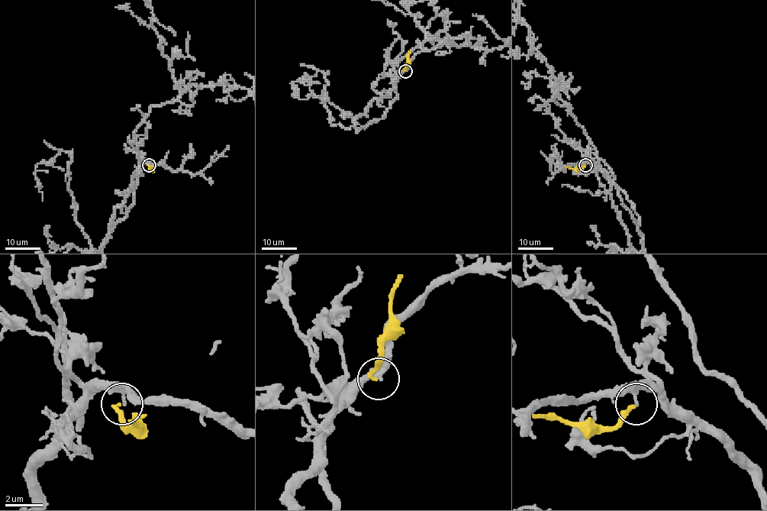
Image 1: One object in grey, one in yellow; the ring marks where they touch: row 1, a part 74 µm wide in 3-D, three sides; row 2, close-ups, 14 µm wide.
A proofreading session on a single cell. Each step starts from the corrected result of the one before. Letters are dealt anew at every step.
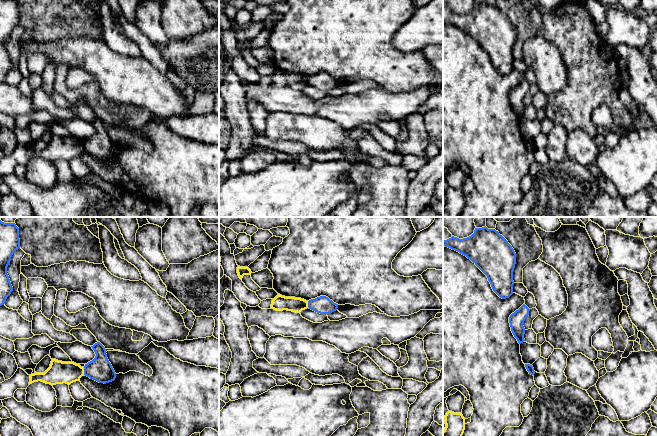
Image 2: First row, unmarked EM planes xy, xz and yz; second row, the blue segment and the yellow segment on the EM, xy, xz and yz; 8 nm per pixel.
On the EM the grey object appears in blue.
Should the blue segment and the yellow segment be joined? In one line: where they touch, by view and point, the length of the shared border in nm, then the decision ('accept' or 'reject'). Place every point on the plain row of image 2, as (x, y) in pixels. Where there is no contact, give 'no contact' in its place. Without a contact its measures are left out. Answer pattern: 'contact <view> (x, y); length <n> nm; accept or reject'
contact xy (84, 147); length 60 nm; reject

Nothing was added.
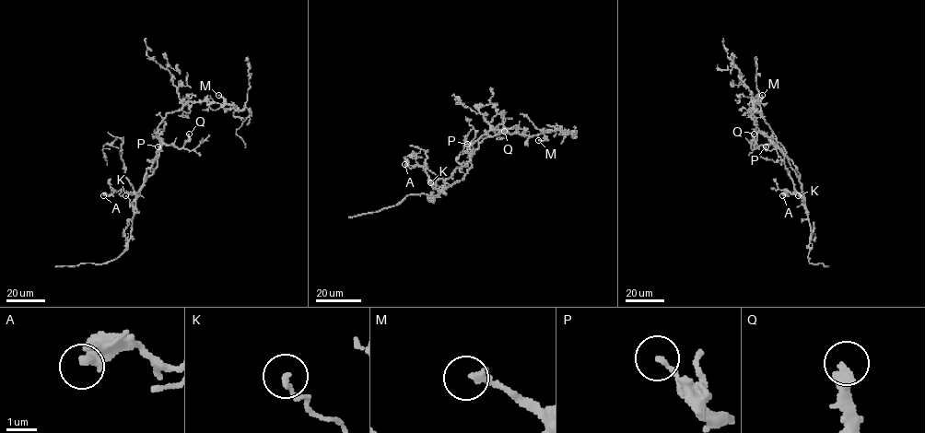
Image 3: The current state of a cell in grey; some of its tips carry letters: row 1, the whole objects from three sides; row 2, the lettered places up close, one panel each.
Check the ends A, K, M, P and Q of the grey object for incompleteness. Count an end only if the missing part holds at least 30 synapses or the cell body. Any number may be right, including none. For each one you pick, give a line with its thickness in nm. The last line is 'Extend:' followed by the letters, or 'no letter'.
Q: Thickness 320 nm
Extend: Q

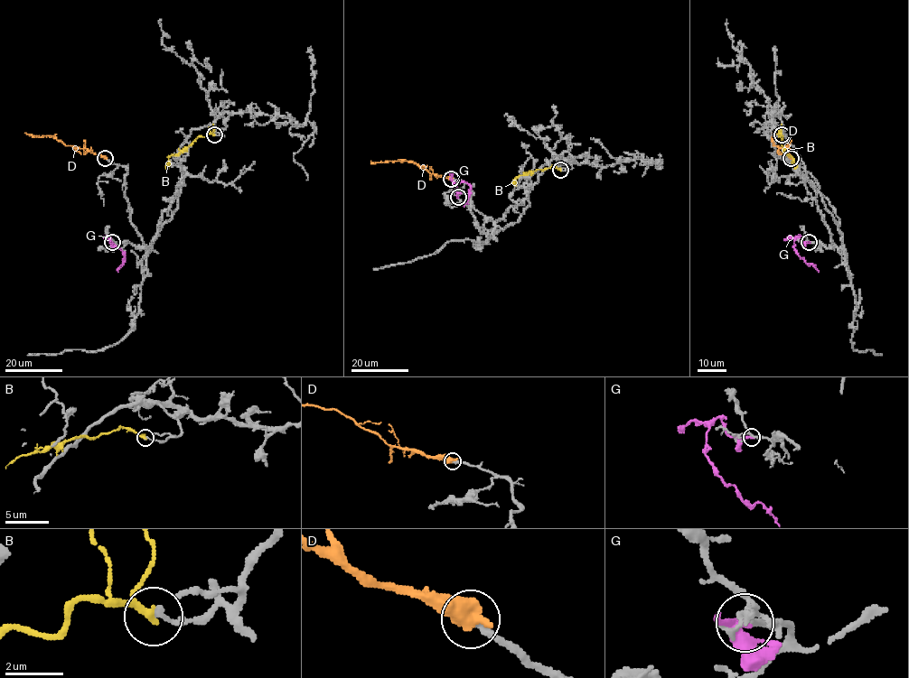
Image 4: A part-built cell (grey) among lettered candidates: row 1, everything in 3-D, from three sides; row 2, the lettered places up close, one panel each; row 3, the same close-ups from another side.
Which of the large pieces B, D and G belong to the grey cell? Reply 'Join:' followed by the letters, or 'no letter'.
Join: D

